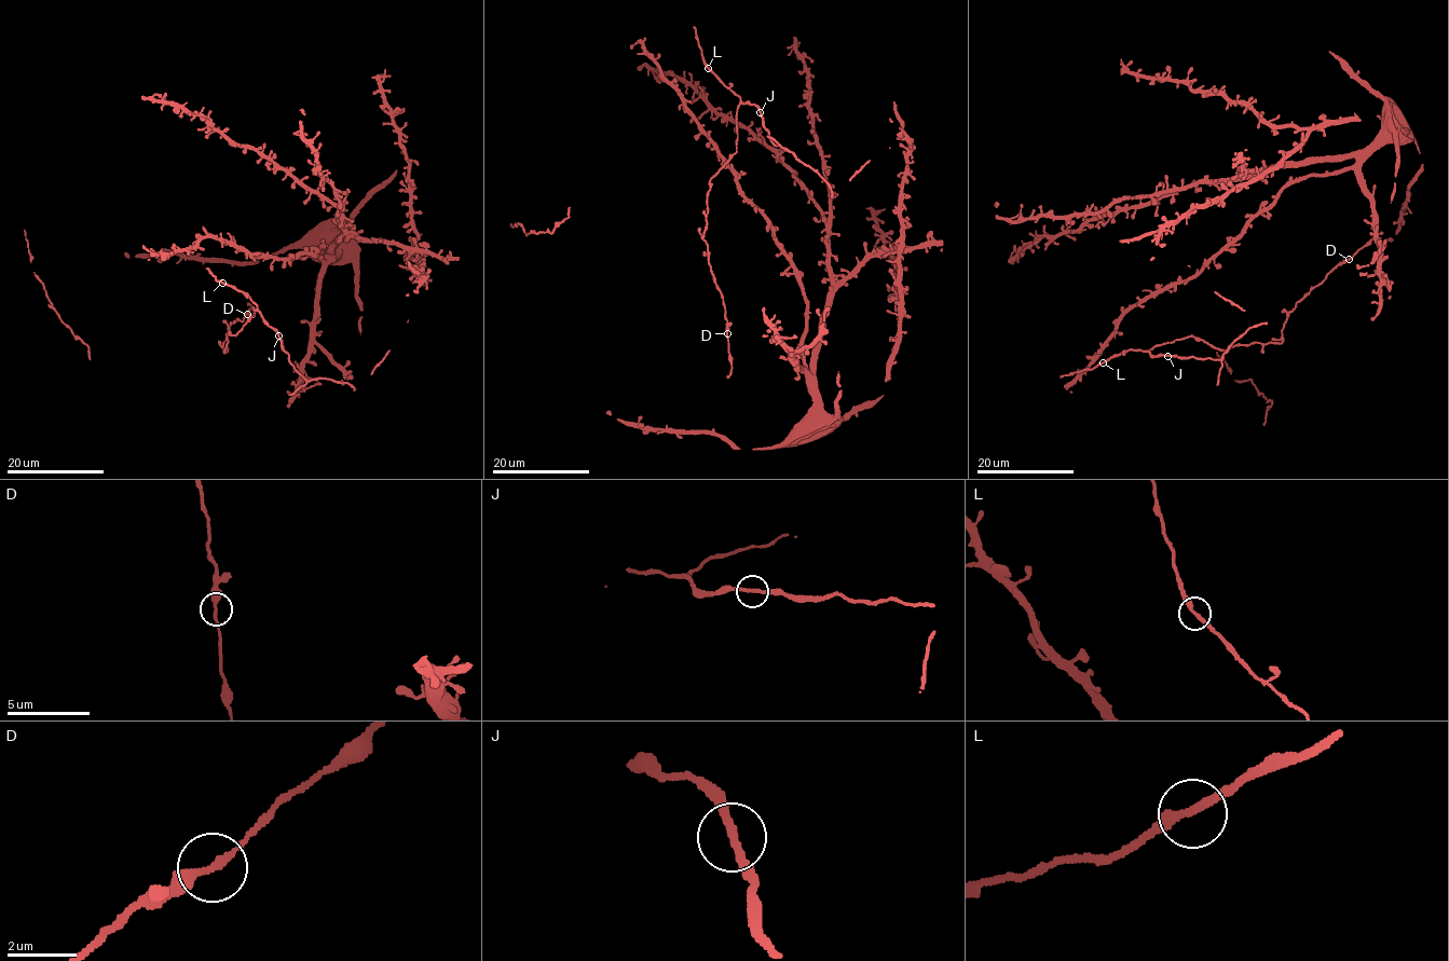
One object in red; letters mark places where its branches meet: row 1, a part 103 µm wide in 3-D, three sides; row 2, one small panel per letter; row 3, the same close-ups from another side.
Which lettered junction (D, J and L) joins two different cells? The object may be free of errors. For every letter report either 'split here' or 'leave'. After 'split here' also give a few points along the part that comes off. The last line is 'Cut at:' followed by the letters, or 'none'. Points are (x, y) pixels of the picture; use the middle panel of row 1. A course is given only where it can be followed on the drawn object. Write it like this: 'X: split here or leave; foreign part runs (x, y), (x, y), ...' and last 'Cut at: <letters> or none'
D: leave
J: leave
L: leave
Cut at: none

